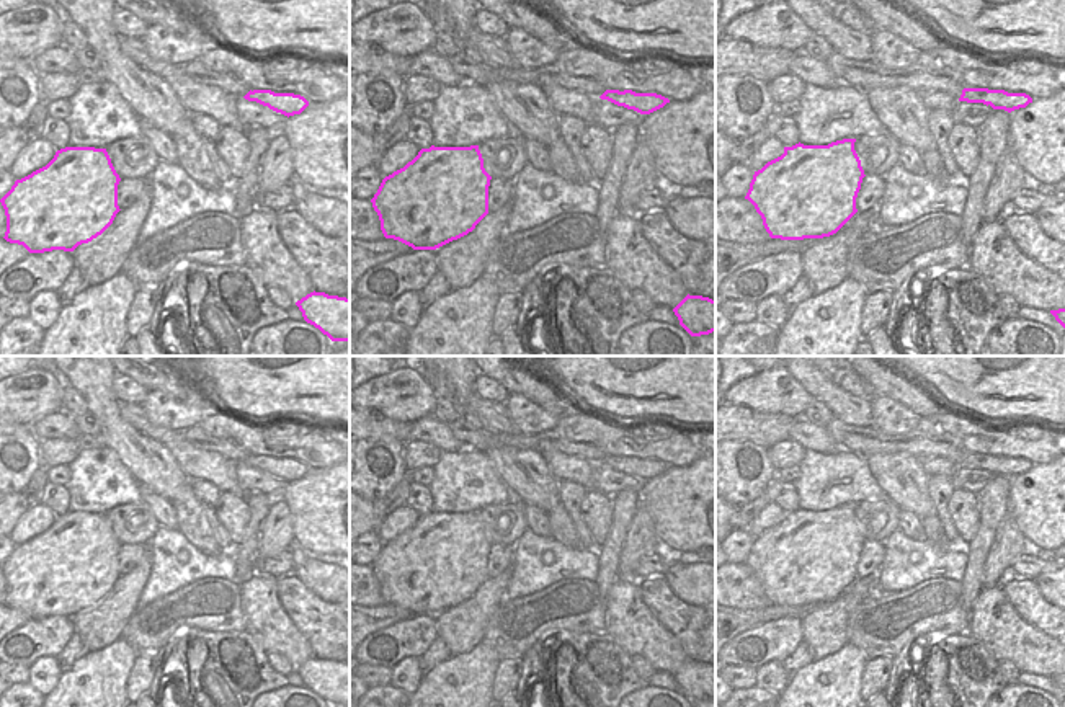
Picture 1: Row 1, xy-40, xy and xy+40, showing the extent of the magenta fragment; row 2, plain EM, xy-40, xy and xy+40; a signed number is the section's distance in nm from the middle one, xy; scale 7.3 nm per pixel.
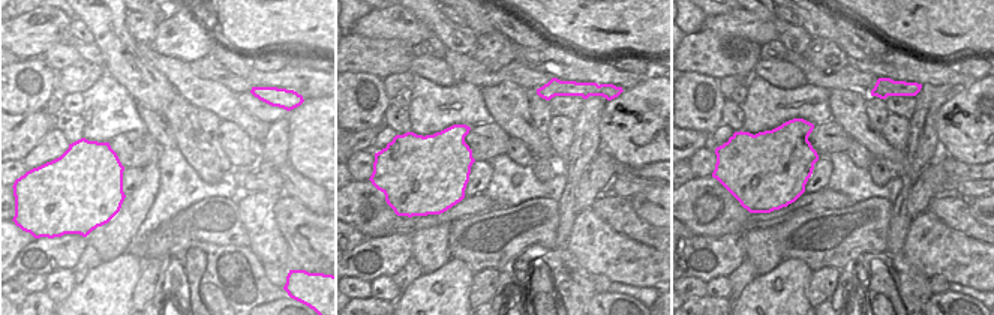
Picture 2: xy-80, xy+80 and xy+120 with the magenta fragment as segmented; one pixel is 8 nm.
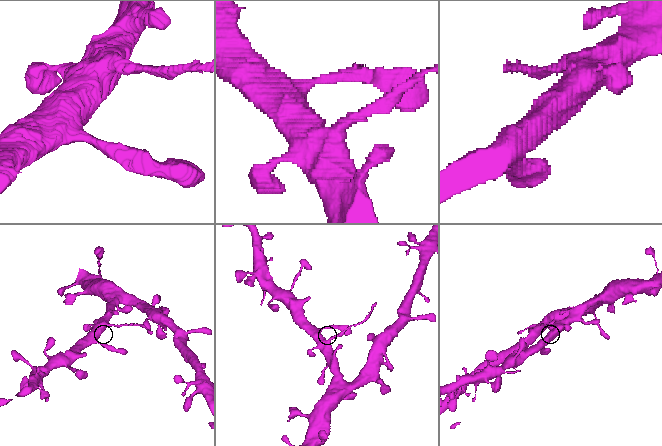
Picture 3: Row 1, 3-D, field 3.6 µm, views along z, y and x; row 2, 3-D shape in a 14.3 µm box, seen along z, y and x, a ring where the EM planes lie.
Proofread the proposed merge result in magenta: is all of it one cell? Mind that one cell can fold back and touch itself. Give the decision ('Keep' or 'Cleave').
Cleave

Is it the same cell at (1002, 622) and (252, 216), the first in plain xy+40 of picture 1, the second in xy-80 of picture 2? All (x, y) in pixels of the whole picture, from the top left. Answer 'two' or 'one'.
one

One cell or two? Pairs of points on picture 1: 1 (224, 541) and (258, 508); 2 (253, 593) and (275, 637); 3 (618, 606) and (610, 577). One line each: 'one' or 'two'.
1: two
2: one
3: two

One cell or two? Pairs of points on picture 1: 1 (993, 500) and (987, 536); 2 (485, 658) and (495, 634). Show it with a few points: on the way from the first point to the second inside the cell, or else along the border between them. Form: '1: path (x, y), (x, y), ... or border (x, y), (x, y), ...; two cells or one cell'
1: path (993, 508), (987, 528); one cell
2: border (482, 640), (500, 660); two cells

